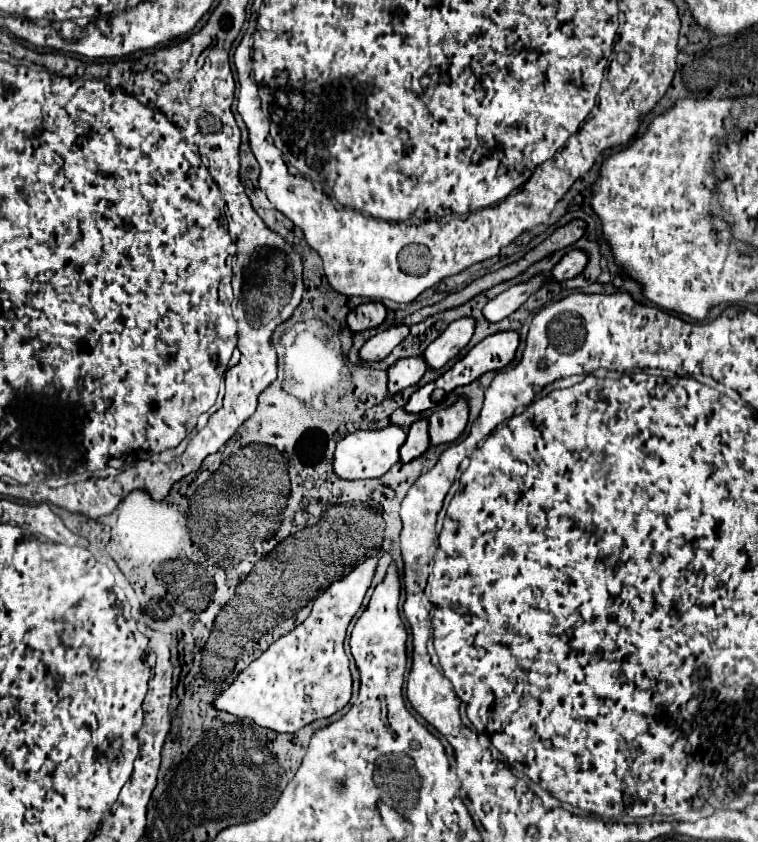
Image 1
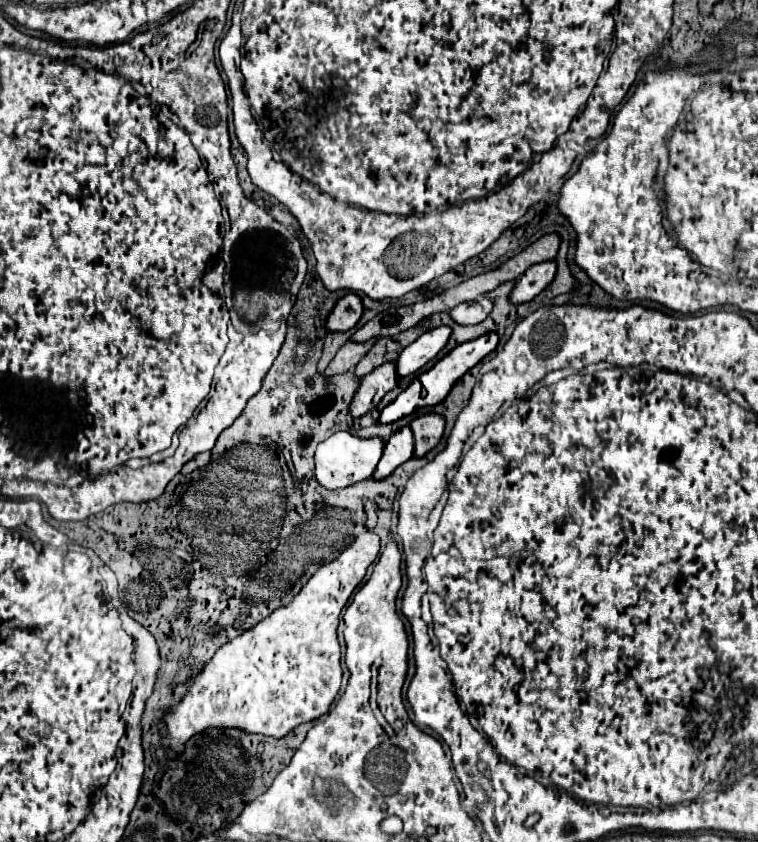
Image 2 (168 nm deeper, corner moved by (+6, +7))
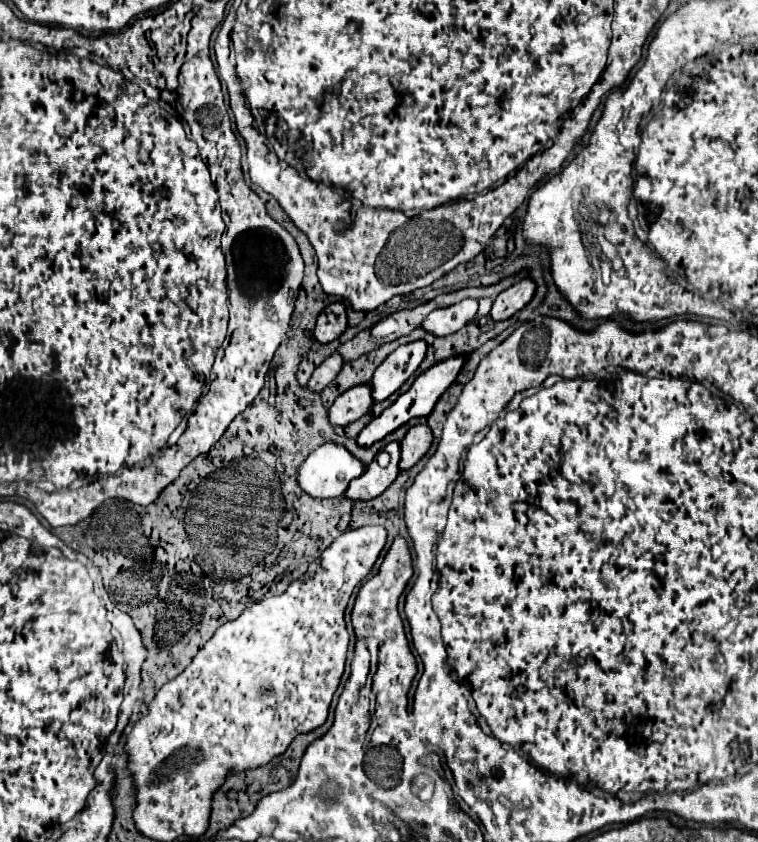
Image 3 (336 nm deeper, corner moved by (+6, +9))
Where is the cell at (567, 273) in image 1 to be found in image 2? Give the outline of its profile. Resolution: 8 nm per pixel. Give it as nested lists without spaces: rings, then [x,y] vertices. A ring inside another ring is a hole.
[[[540,262],[538,266],[530,266],[530,270],[526,270],[526,274],[522,274],[520,280],[516,280],[512,292],[510,292],[510,302],[512,304],[524,304],[530,302],[532,298],[536,298],[554,278],[556,274],[556,262]]]

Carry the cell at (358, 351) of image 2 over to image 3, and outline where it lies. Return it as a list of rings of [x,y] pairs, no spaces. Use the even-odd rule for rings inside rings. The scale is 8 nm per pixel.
[[[334,352],[332,356],[328,356],[316,370],[314,370],[314,374],[312,374],[312,378],[308,380],[308,384],[306,384],[306,388],[310,388],[310,390],[324,390],[336,376],[338,376],[338,372],[342,370],[342,356],[338,354],[338,352]]]

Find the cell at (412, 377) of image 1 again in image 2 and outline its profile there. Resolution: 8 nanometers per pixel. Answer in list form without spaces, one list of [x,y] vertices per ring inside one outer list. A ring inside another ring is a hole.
[[[386,362],[386,364],[378,366],[374,372],[370,372],[368,376],[364,376],[360,380],[360,386],[358,386],[358,390],[352,396],[352,404],[348,408],[348,414],[352,418],[364,416],[396,384],[398,384],[398,380],[396,380],[396,374],[394,374],[394,362]]]

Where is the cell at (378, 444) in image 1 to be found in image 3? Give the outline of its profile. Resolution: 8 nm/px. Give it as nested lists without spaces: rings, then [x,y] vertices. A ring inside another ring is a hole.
[[[326,442],[318,446],[314,452],[310,452],[310,456],[304,460],[304,464],[298,470],[298,484],[314,498],[338,498],[346,492],[350,480],[362,476],[362,472],[366,472],[366,464],[358,460],[352,452],[348,452],[346,446]]]

